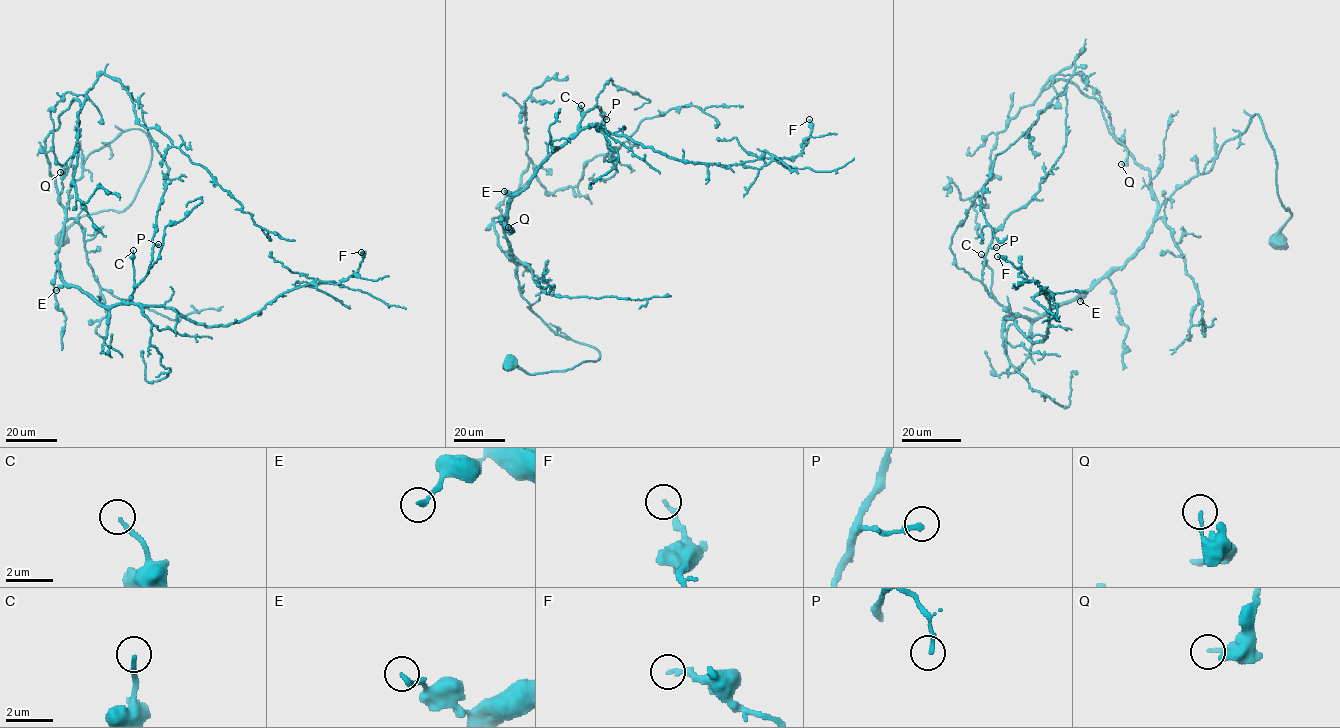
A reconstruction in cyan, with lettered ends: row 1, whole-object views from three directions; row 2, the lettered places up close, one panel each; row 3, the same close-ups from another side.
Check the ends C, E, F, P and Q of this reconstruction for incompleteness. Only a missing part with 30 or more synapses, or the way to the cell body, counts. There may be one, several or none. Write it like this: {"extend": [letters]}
{"extend": []}

